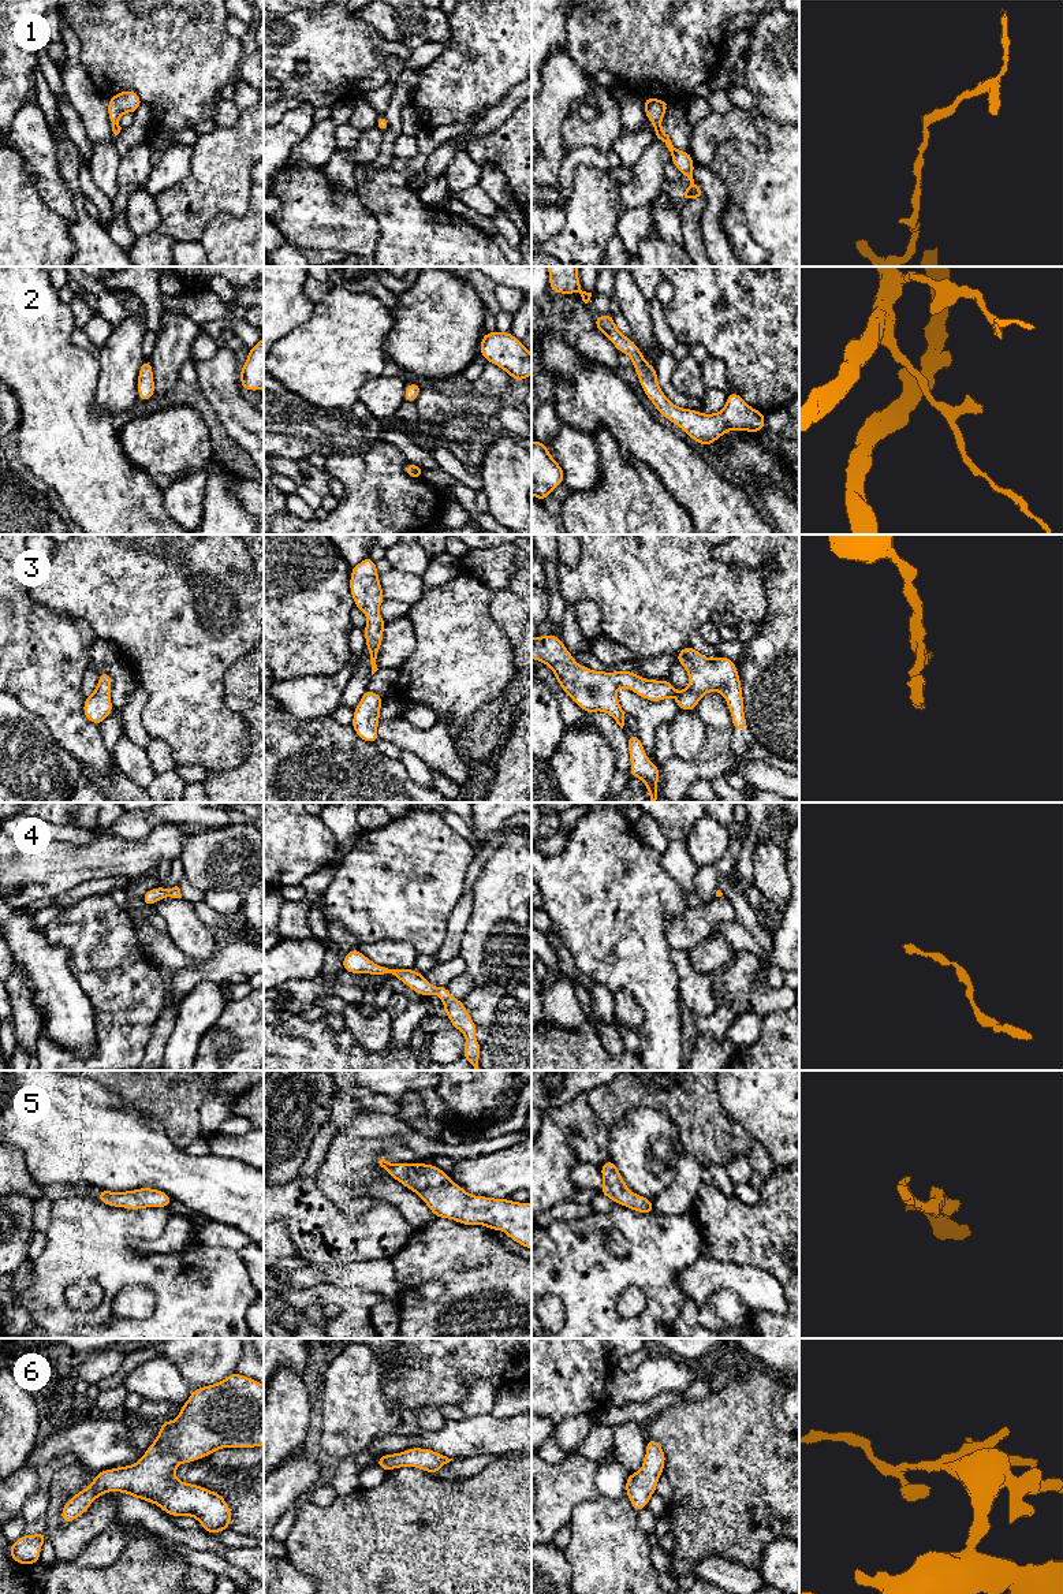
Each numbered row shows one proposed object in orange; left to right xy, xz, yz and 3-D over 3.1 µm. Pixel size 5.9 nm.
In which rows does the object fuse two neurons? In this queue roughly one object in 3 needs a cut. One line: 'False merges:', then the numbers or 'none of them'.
False merges: none of them

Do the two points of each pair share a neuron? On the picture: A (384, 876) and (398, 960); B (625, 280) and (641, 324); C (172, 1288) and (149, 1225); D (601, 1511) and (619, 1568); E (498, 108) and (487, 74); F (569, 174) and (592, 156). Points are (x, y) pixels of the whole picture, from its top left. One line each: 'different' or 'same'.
A: different
B: same
C: same
D: same
E: different
F: same

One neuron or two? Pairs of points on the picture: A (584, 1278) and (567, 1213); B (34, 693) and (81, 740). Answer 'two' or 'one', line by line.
A: two
B: one

